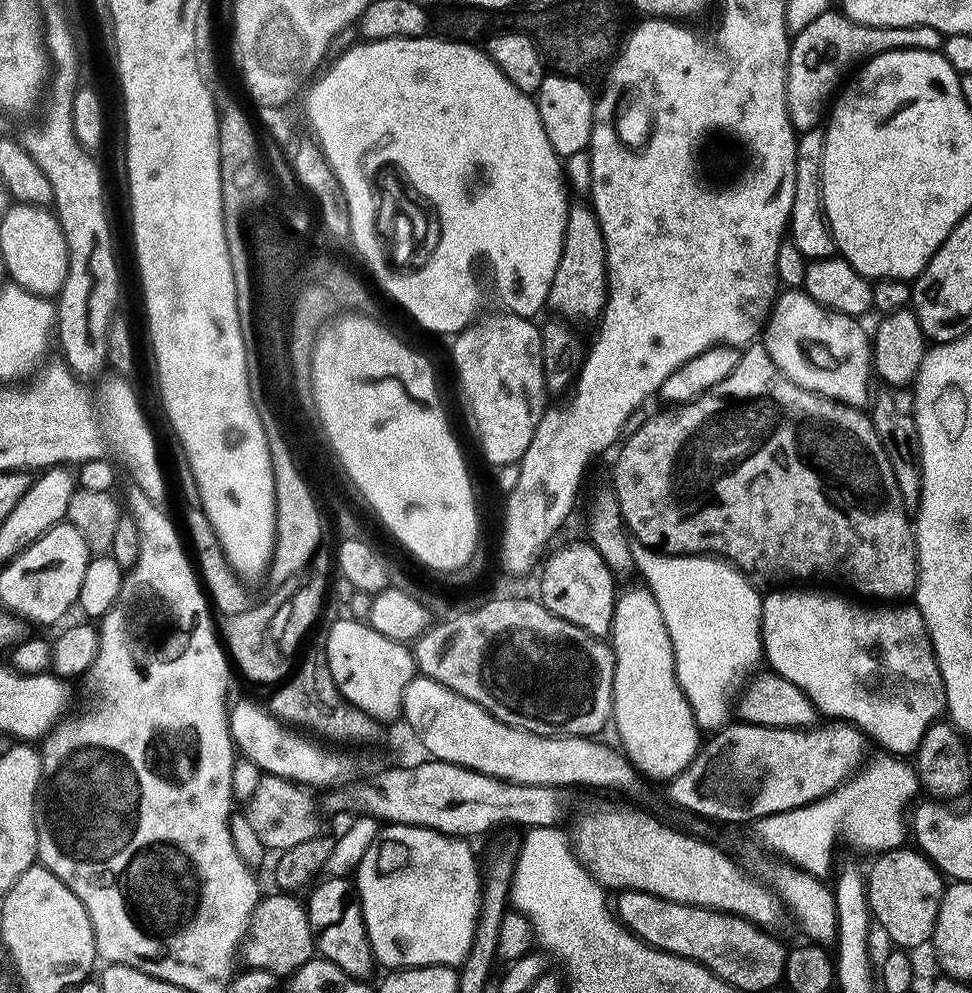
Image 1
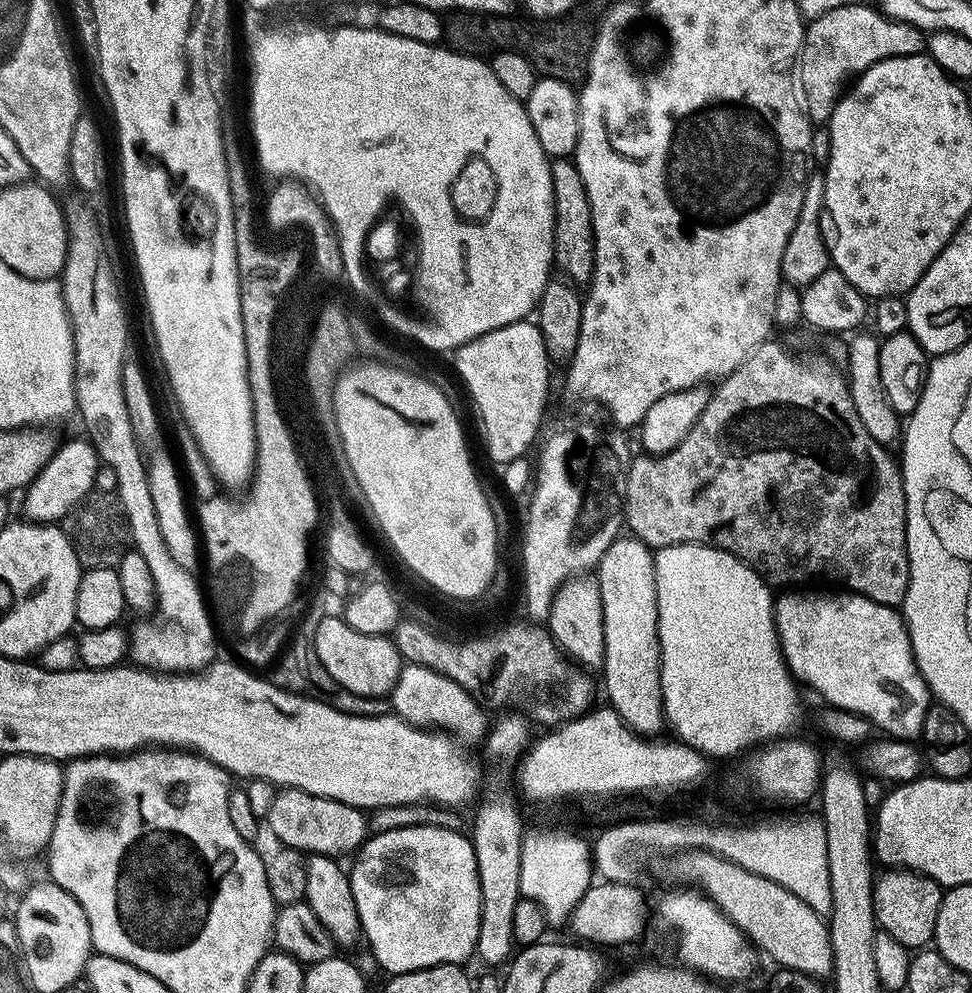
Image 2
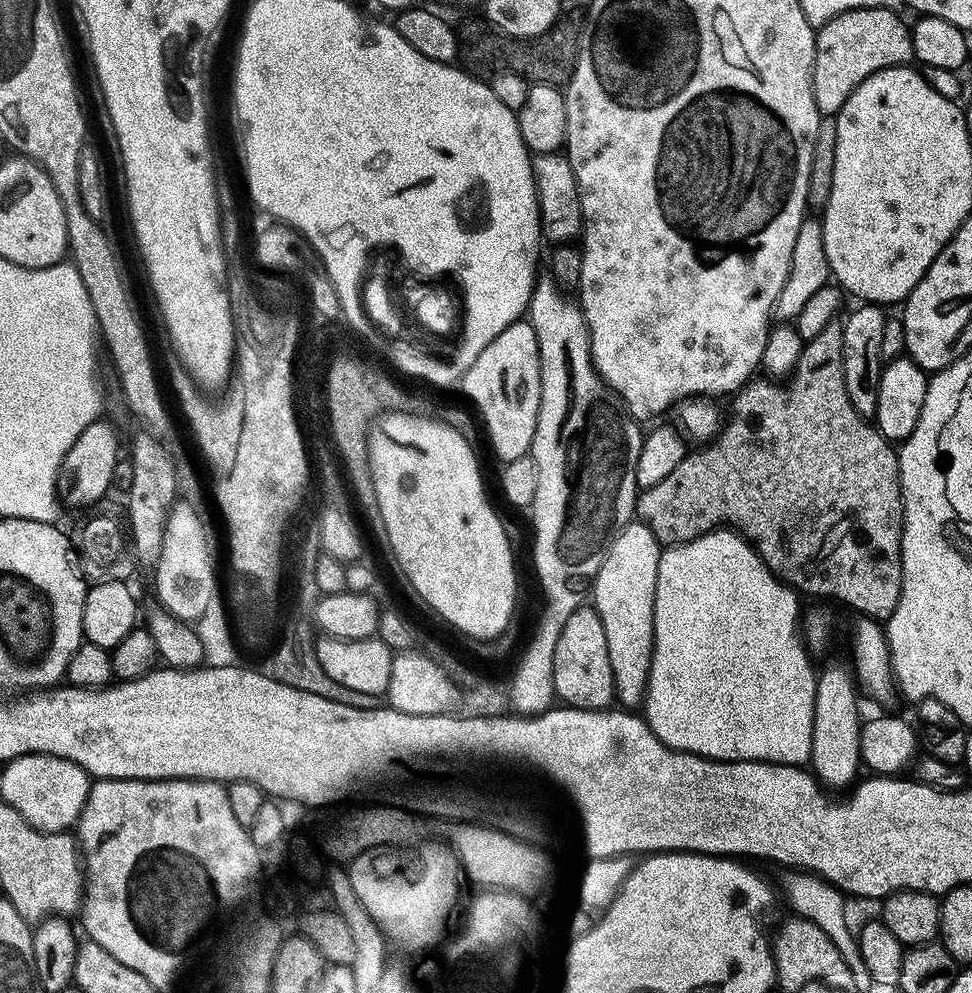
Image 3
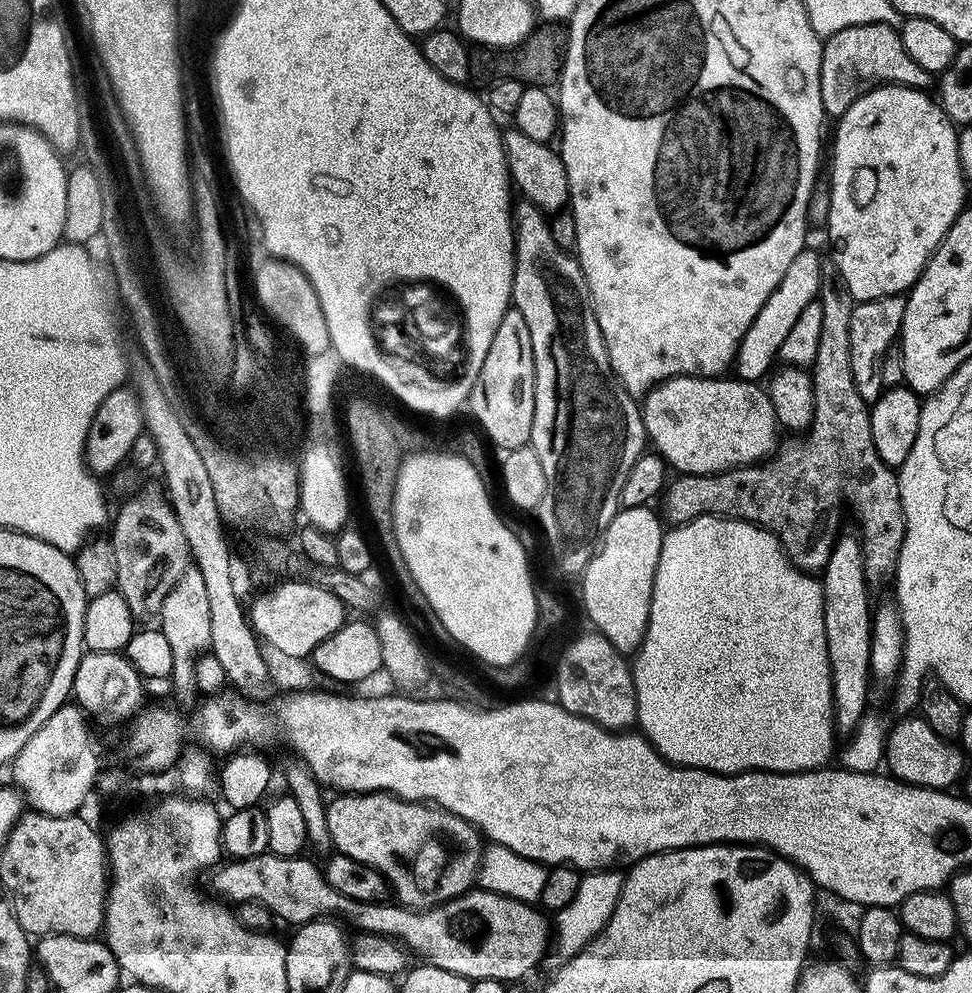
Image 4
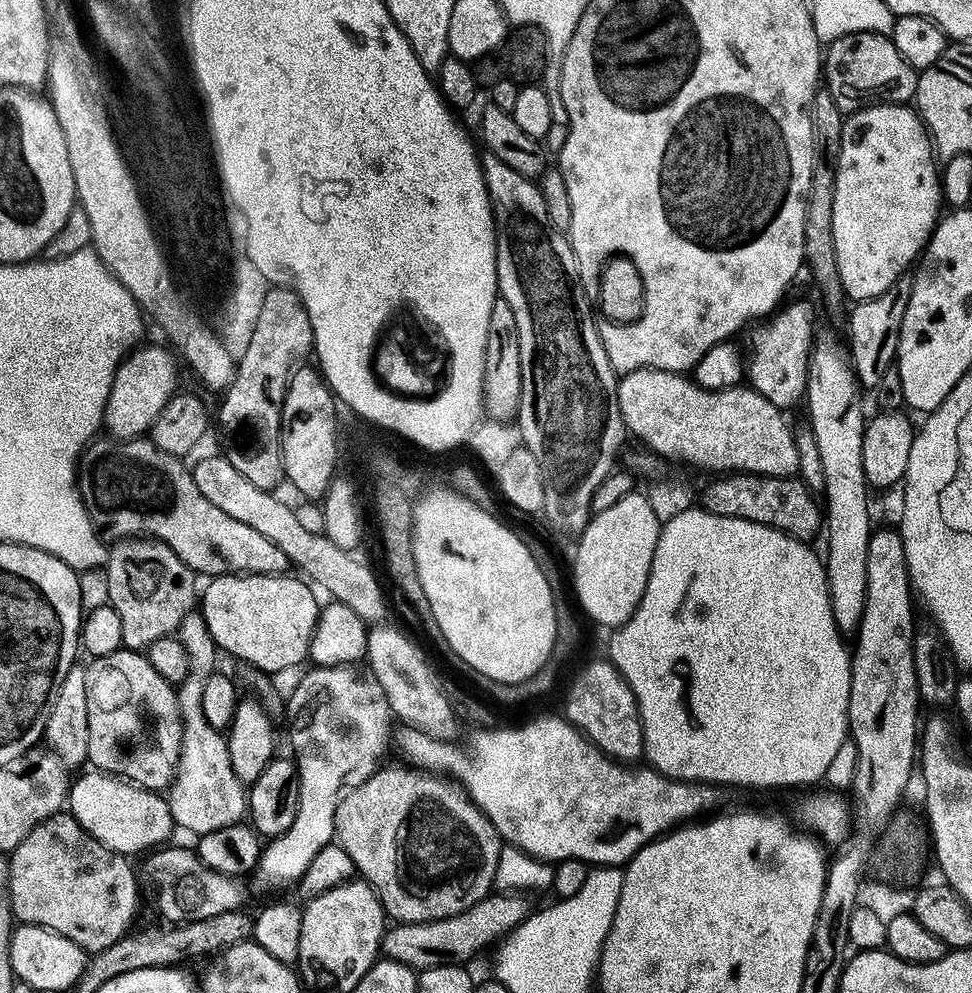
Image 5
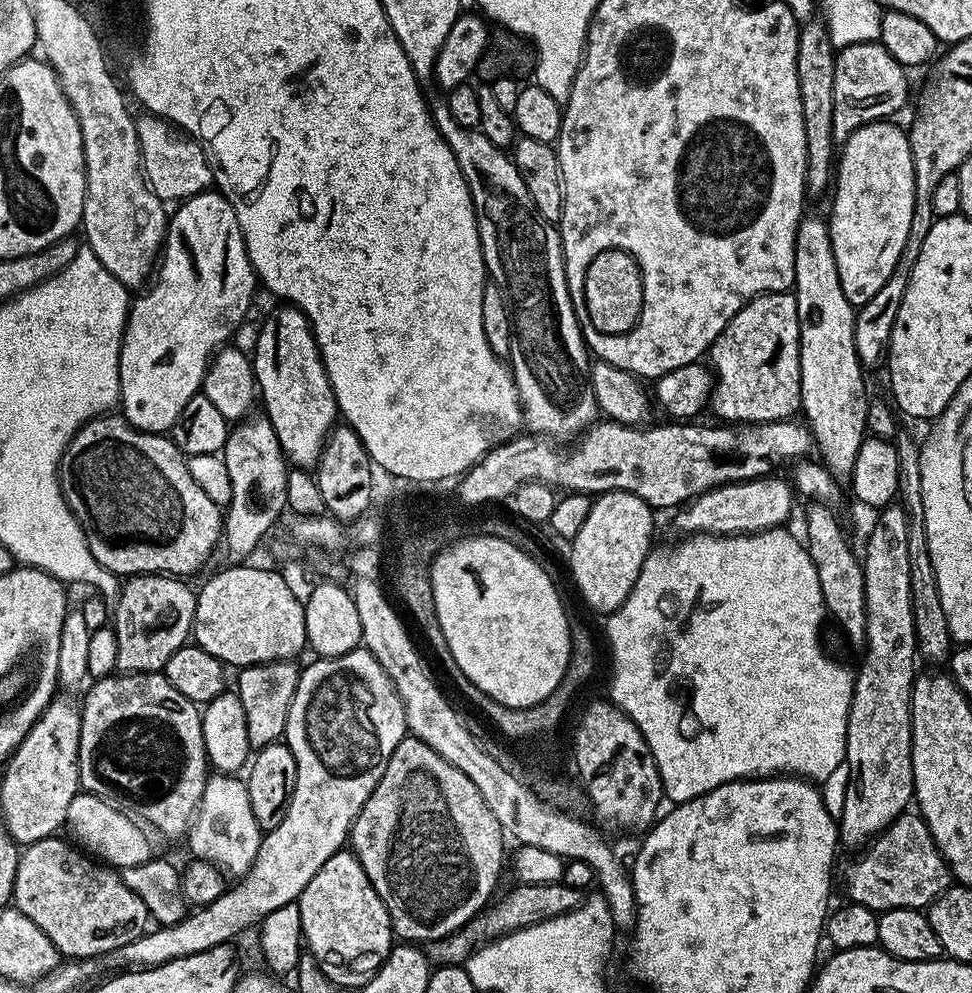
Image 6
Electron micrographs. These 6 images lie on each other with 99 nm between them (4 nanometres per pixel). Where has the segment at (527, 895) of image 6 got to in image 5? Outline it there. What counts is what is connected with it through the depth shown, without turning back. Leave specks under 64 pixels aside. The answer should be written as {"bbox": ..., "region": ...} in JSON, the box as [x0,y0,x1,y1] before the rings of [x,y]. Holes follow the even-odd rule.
{"bbox":[383,894,530,970],"region":[[[489,894],[457,916],[429,924],[393,923],[384,933],[383,955],[413,970],[437,968],[440,964],[467,965],[471,956],[478,955],[494,940],[501,941],[530,915],[528,899],[524,894]]]}

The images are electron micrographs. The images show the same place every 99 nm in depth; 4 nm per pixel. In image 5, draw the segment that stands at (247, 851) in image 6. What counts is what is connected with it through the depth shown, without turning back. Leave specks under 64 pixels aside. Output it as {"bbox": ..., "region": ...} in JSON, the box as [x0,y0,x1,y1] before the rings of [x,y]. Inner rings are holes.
{"bbox":[166,610,246,834],"region":[[[193,610],[185,613],[184,620],[178,629],[178,638],[188,654],[188,674],[178,686],[177,696],[179,698],[179,712],[183,720],[182,750],[180,751],[180,762],[176,765],[176,779],[172,781],[171,788],[167,789],[166,799],[169,804],[170,814],[176,826],[184,827],[188,832],[203,834],[218,831],[220,828],[229,828],[239,824],[246,816],[246,788],[241,784],[239,778],[234,774],[234,766],[230,762],[230,750],[225,733],[215,728],[206,720],[202,710],[202,694],[207,680],[217,669],[216,655],[218,649],[206,626],[203,613]]]}

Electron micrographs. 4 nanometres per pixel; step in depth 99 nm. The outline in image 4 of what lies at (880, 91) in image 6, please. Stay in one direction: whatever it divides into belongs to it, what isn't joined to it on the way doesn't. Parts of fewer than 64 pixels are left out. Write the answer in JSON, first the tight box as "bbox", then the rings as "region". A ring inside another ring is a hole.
{"bbox":[820,23,933,118],"region":[[[891,23],[886,24],[859,24],[858,26],[846,26],[846,30],[838,30],[834,35],[823,41],[820,50],[820,97],[825,113],[829,117],[839,118],[858,98],[874,88],[890,84],[902,84],[905,88],[927,89],[928,83],[933,83],[933,73],[922,70],[910,54],[906,54],[906,46],[902,46],[902,38],[899,31]]]}

